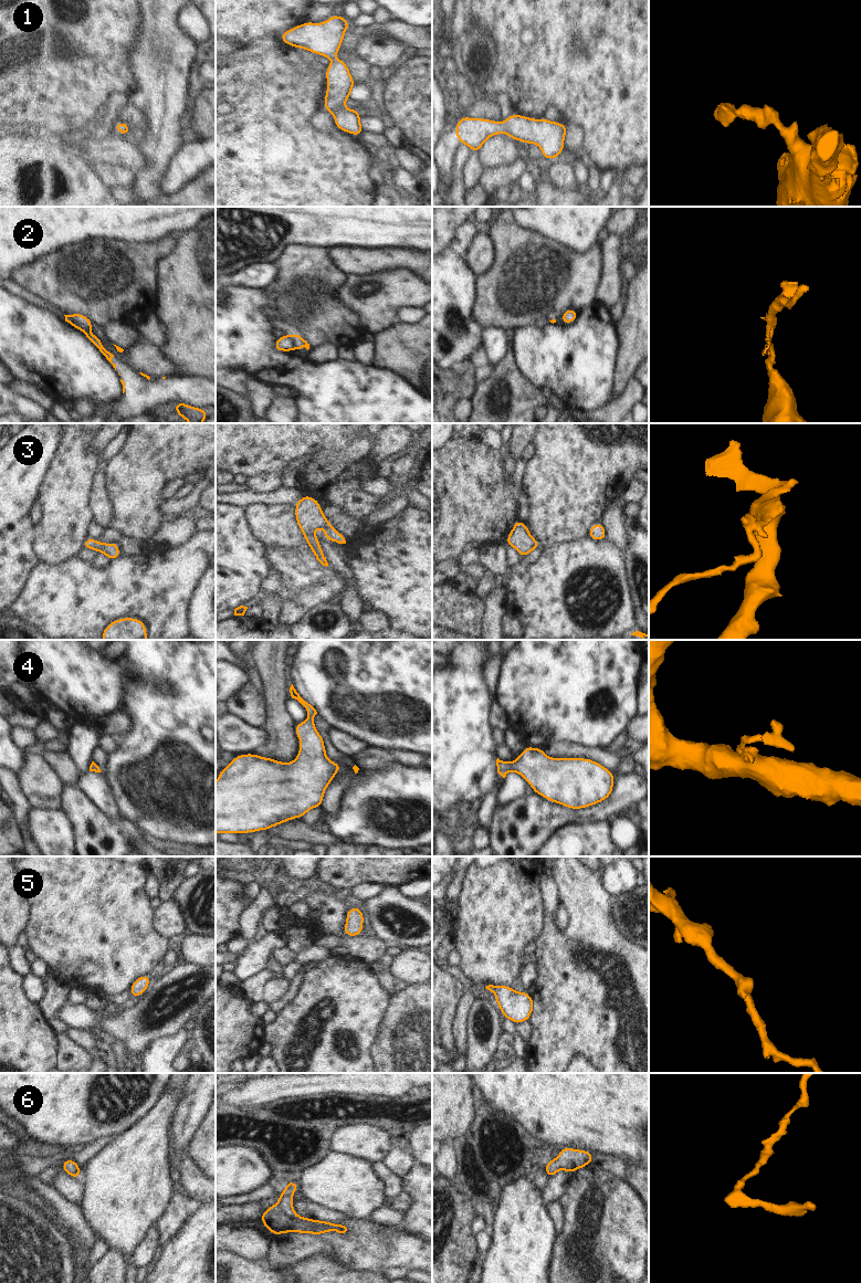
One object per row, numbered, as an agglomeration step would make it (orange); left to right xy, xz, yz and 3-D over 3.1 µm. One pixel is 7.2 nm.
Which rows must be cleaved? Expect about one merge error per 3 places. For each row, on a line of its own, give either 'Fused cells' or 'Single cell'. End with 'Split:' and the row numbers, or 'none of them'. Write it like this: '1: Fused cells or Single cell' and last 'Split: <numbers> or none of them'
1: Single cell
2: Fused cells
3: Single cell
4: Single cell
5: Single cell
6: Single cell
Split: 2

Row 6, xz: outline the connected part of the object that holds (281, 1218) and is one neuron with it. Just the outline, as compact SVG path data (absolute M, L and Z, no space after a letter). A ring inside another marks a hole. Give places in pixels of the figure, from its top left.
M287 1180L286 1188L280 1191L280 1200L264 1210L260 1217L261 1222L272 1234L280 1235L282 1233L295 1232L321 1235L332 1231L338 1233L347 1231L347 1228L342 1224L298 1216L293 1208L293 1195L298 1188L300 1185L297 1182Z

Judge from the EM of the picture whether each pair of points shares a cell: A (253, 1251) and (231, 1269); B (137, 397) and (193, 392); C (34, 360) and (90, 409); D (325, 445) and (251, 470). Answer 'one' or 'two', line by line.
A: two
B: one
C: two
D: one

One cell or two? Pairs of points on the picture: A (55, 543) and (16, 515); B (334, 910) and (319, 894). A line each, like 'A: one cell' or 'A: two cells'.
A: two cells
B: one cell

